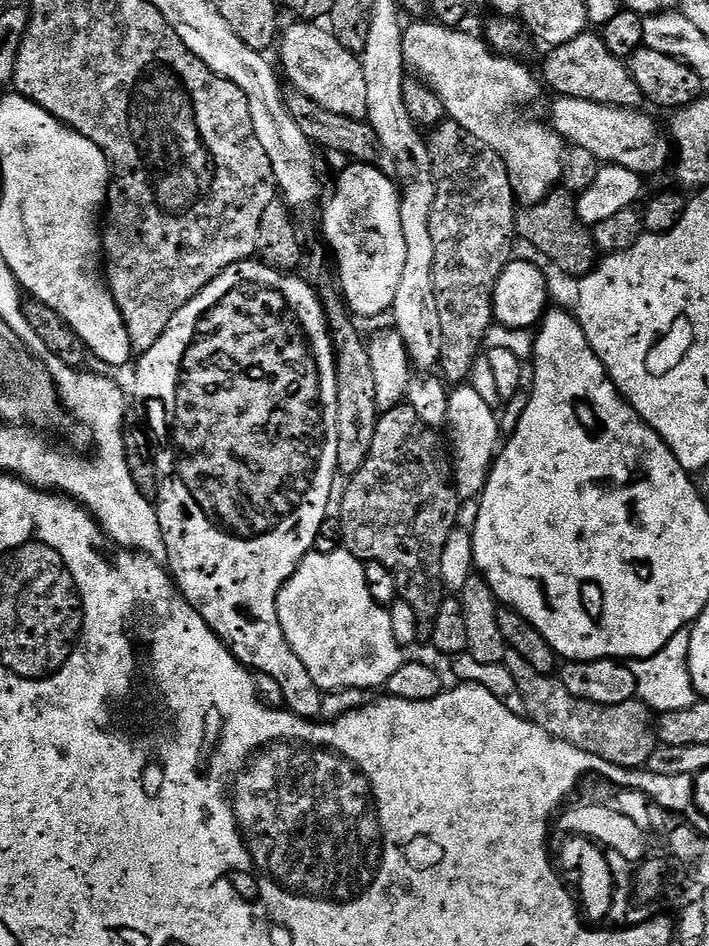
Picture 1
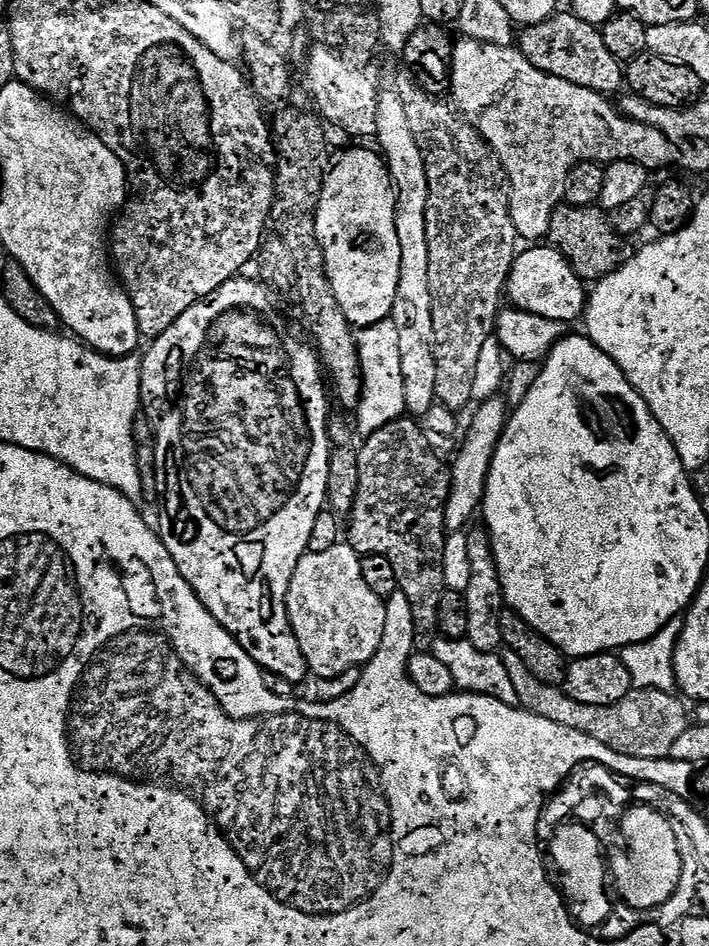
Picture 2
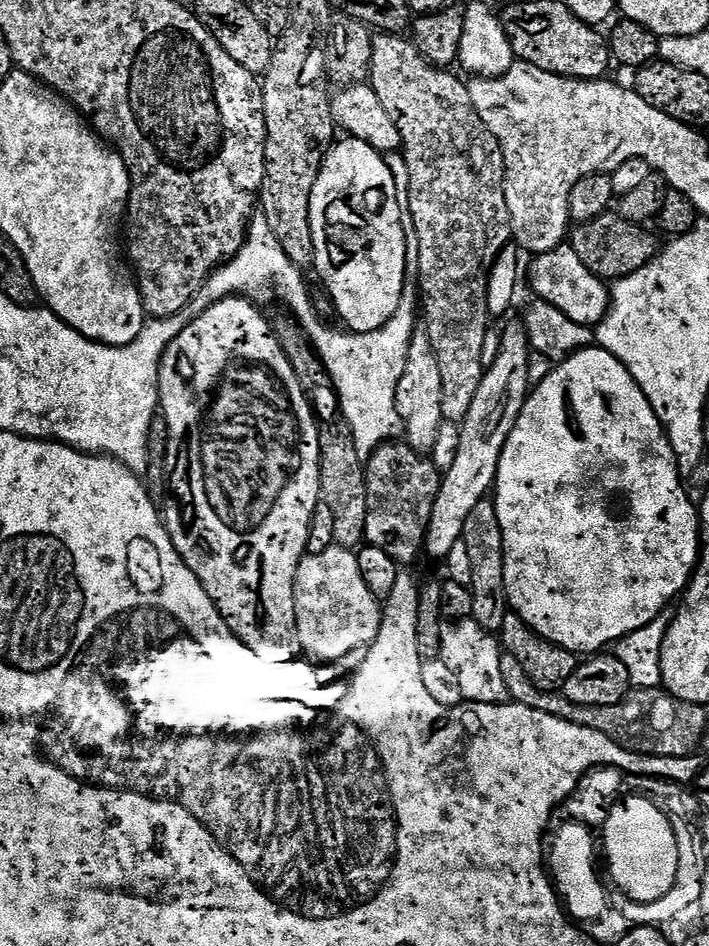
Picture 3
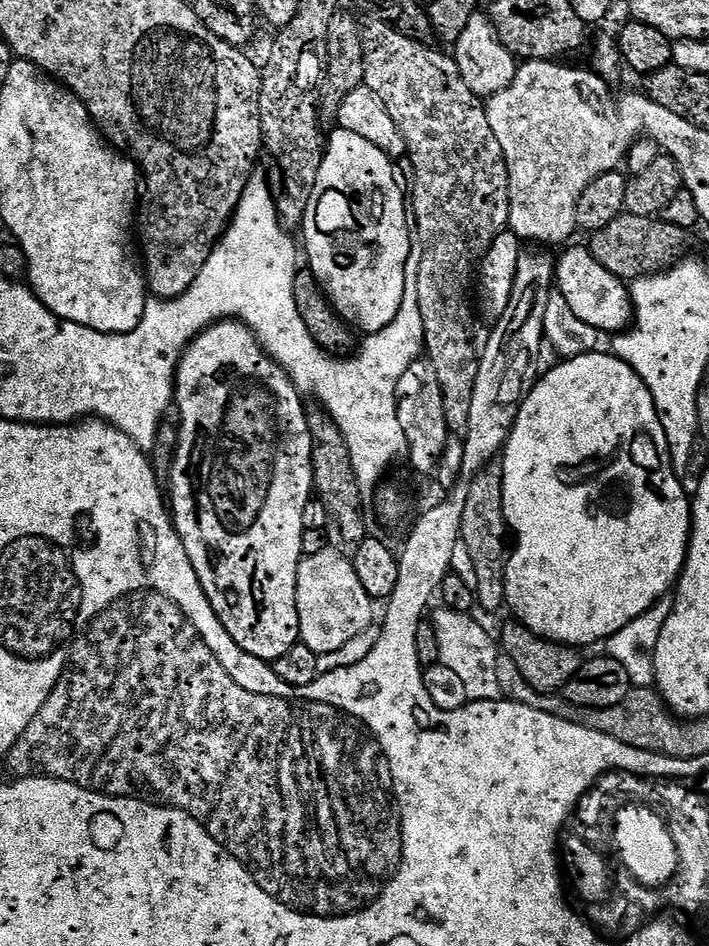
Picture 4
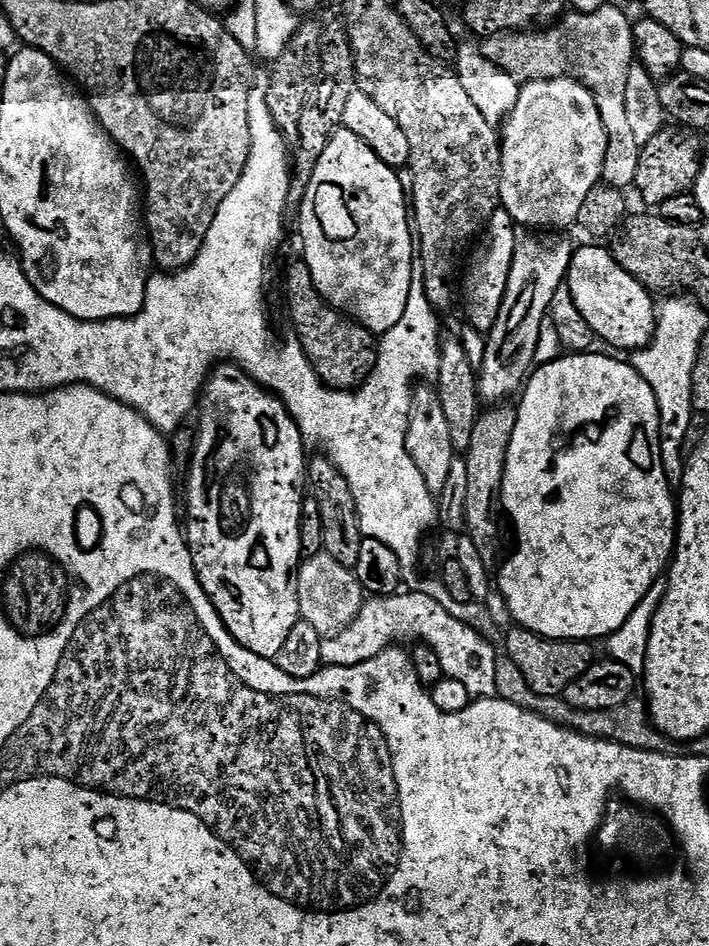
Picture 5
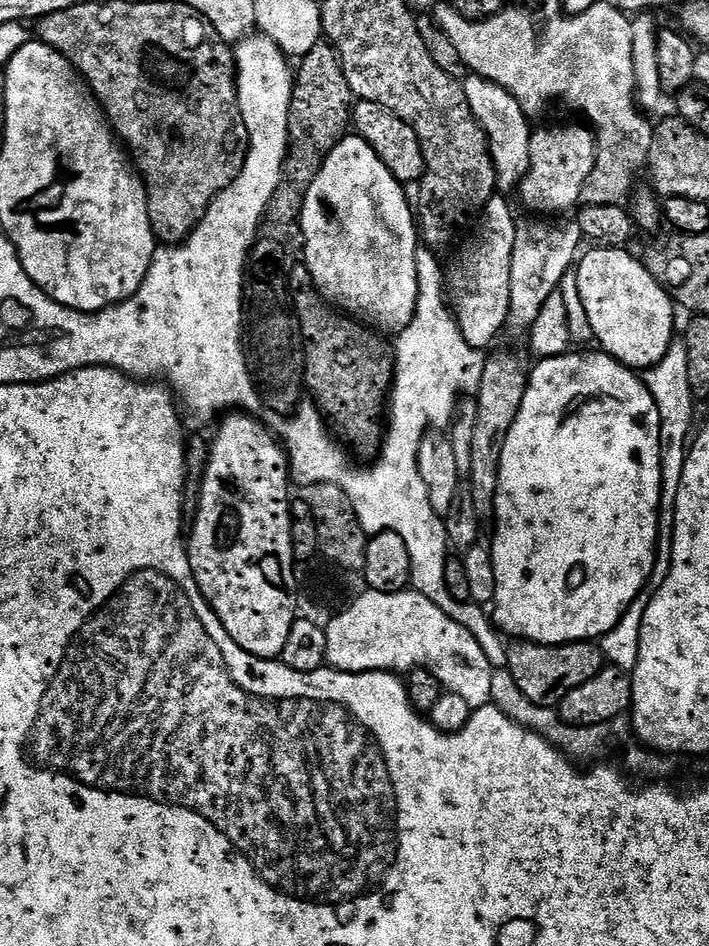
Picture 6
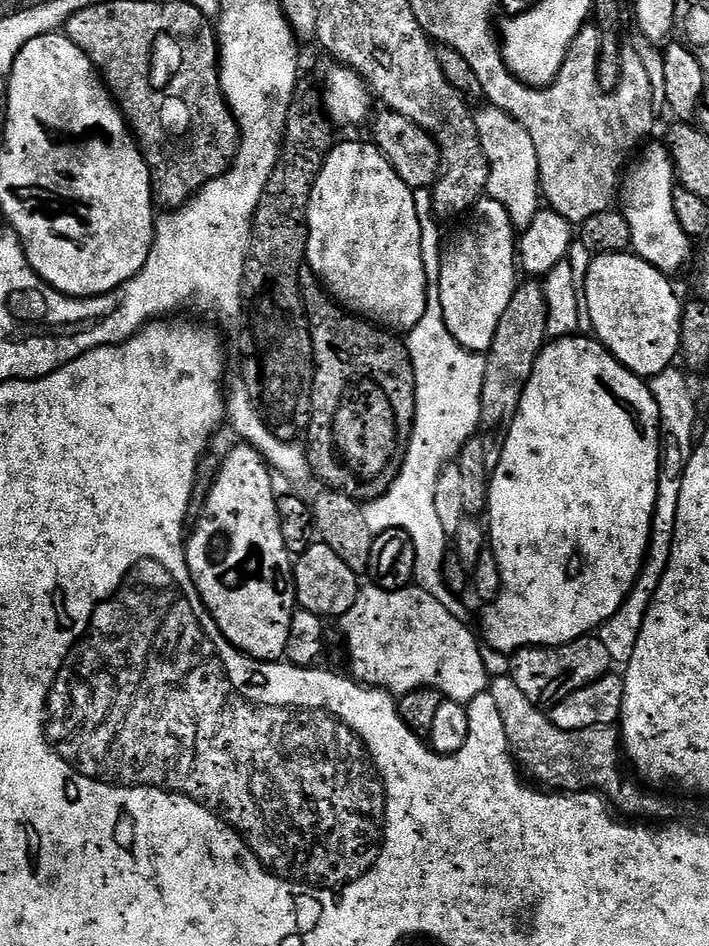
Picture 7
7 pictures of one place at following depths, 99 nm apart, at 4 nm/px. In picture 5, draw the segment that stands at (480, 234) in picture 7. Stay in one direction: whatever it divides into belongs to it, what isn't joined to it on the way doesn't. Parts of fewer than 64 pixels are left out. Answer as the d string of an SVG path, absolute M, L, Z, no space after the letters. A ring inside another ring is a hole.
M497 210L490 218L488 227L479 241L480 249L478 244L471 253L472 261L471 256L467 261L468 273L465 276L463 273L462 288L464 284L464 316L468 319L467 327L471 331L487 334L492 331L494 322L498 322L502 298L506 294L506 282L510 282L510 266L514 262L517 231L518 226L510 218L510 214Z

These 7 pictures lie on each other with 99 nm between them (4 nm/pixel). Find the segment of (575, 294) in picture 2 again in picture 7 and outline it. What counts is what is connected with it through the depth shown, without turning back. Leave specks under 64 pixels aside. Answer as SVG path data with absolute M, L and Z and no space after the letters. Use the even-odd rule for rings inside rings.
M601 252L590 262L585 292L591 331L608 353L635 376L651 378L662 374L680 355L682 300L676 297L671 282L663 271L628 252Z

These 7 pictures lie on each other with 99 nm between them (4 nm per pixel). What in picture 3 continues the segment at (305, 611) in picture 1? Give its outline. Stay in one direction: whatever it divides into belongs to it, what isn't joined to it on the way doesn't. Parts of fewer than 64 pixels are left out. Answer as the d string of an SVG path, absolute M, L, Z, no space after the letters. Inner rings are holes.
M333 546L322 550L322 554L314 554L313 556L305 555L304 559L300 561L300 565L296 571L296 625L298 626L300 647L305 657L311 658L316 662L327 662L343 658L344 655L350 654L350 650L368 648L376 640L376 636L380 632L381 619L381 601L377 600L374 594L370 594L370 586L366 586L366 582L362 578L362 570L358 570L358 555L353 549Z

